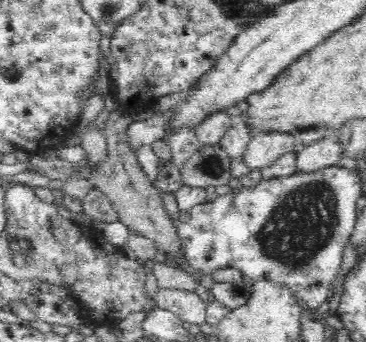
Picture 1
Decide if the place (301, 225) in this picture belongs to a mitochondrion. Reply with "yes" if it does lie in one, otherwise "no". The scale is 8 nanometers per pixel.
yes

